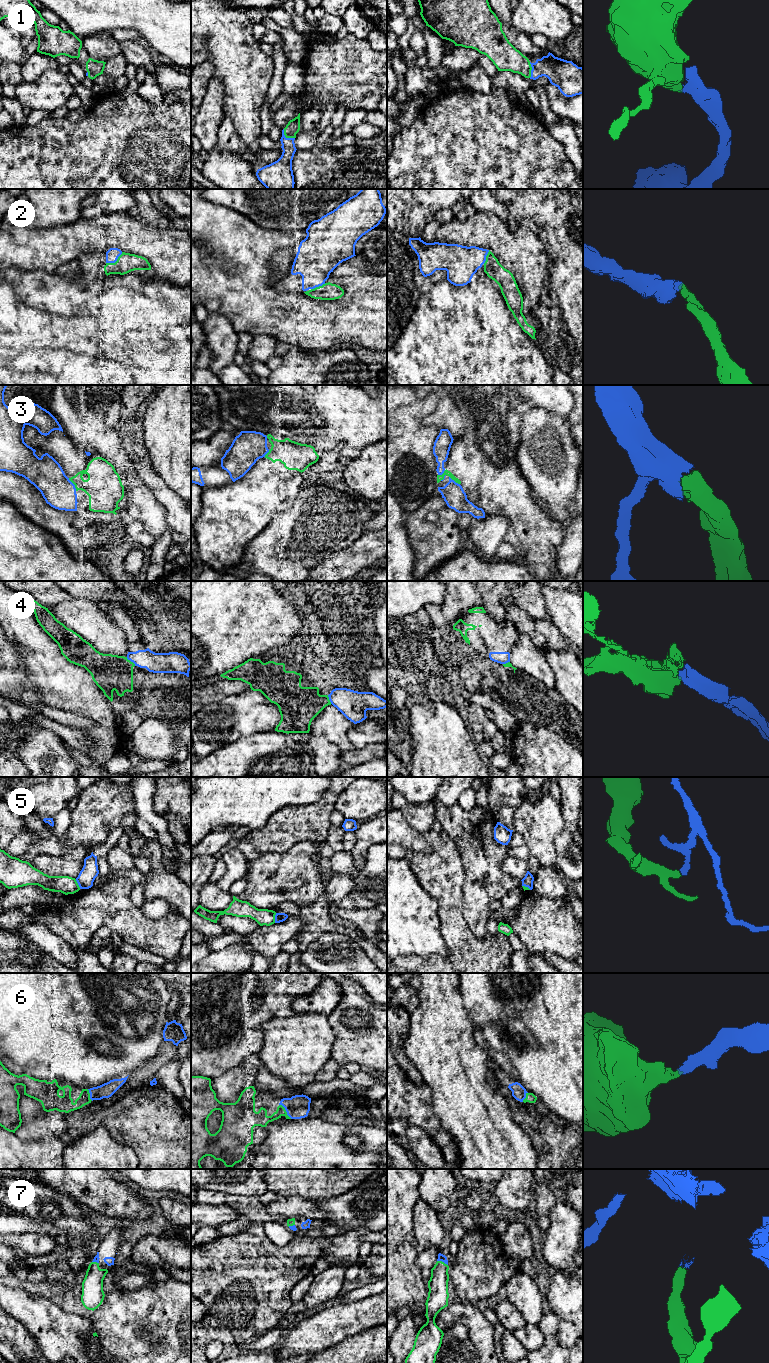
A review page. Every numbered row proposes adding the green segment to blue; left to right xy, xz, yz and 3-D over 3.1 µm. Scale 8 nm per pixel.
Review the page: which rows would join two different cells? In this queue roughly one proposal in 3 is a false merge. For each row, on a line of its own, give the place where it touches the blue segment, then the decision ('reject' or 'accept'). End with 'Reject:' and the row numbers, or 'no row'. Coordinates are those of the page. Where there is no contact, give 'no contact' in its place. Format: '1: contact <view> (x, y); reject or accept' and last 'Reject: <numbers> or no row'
1: contact xz (285, 137); accept
2: contact xy (115, 261); accept
3: contact xy (73, 484); accept
4: contact xy (131, 661); accept
5: contact xy (78, 884); reject
6: contact xz (286, 1111); accept
7: contact yz (442, 1261); accept
Reject: 5

